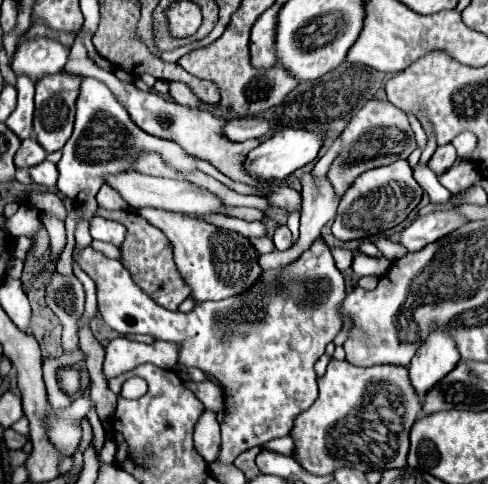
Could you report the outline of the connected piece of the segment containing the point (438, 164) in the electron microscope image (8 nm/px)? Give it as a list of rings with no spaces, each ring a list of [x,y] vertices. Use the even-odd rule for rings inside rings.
[[[452,144],[438,146],[436,152],[434,152],[434,156],[430,158],[430,168],[440,176],[440,174],[444,174],[446,170],[450,170],[456,160],[458,160],[458,156],[456,156],[456,150],[454,150]]]

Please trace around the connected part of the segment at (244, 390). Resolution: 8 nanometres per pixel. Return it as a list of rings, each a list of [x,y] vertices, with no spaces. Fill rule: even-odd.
[[[316,240],[300,258],[292,260],[284,270],[264,270],[256,284],[242,294],[224,298],[220,302],[200,302],[192,312],[170,312],[158,306],[148,294],[140,290],[140,286],[132,280],[130,272],[124,268],[120,260],[106,258],[102,252],[92,246],[82,248],[74,254],[78,266],[96,282],[98,288],[98,310],[104,322],[120,332],[120,334],[150,334],[156,340],[172,342],[180,346],[178,364],[194,366],[204,372],[216,376],[220,384],[226,388],[226,408],[228,414],[220,424],[222,432],[222,450],[220,462],[232,464],[234,458],[252,448],[262,446],[268,440],[288,436],[292,430],[294,418],[310,408],[310,404],[318,398],[316,372],[314,362],[324,354],[326,344],[336,338],[342,330],[342,302],[346,298],[346,284],[340,270],[334,266],[330,248],[324,240]]]

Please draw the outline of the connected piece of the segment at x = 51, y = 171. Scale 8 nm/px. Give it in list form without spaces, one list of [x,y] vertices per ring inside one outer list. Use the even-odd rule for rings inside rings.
[[[44,160],[42,164],[28,168],[28,174],[30,174],[30,178],[32,178],[34,184],[46,186],[46,188],[56,188],[56,180],[58,180],[58,168],[56,168],[56,164]]]

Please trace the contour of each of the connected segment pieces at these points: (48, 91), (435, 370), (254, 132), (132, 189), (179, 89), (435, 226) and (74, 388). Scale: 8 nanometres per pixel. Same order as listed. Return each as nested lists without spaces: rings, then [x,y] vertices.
[[[52,74],[36,82],[36,96],[34,96],[34,132],[36,140],[46,152],[56,152],[62,150],[66,140],[72,134],[72,124],[74,124],[74,112],[76,112],[76,96],[80,90],[82,78],[78,76],[68,76],[68,74]]]
[[[434,326],[410,362],[410,380],[418,396],[424,398],[424,392],[428,392],[432,384],[438,384],[438,380],[458,364],[458,360],[460,354],[454,338],[444,328]]]
[[[238,118],[238,120],[228,120],[222,134],[230,142],[246,142],[250,138],[260,138],[270,130],[266,120],[258,118]]]
[[[120,172],[120,174],[110,174],[106,176],[104,184],[112,186],[114,190],[120,192],[120,196],[128,202],[130,208],[162,208],[162,210],[176,210],[176,212],[198,212],[198,214],[212,214],[222,210],[222,200],[214,196],[212,192],[198,188],[188,182],[178,182],[178,180],[168,180],[168,178],[154,178],[154,176],[144,176],[138,172]]]
[[[170,82],[170,96],[174,98],[174,102],[178,104],[186,104],[192,106],[192,102],[196,104],[196,98],[192,100],[192,92],[186,86],[176,86],[176,82]]]
[[[458,208],[444,210],[444,212],[430,212],[426,216],[418,216],[400,236],[400,244],[406,246],[410,252],[424,248],[430,242],[436,242],[458,228],[462,228],[468,220],[458,212]]]
[[[64,368],[60,372],[60,386],[66,394],[80,392],[80,372],[74,368]]]

